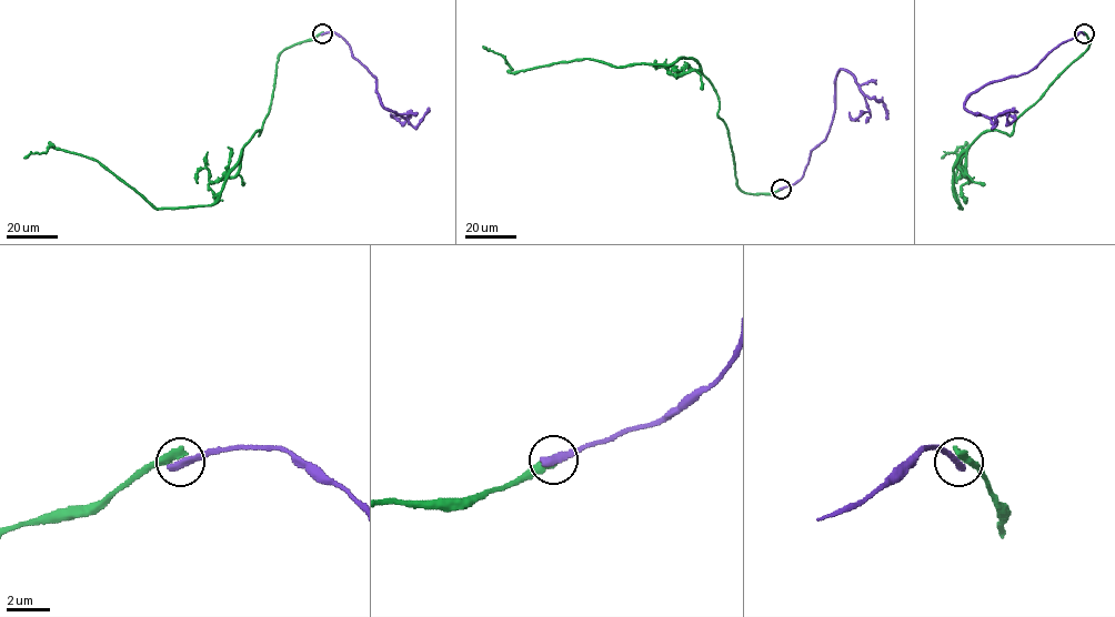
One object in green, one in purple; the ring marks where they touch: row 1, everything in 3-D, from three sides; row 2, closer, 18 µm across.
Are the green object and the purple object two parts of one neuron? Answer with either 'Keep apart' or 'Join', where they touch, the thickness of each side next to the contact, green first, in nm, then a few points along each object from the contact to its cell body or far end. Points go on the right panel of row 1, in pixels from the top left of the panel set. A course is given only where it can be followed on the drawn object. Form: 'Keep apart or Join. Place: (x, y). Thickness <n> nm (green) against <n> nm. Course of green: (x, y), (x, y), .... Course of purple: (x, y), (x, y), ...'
Keep apart. Place: (1084, 33). Thickness 480 nm (green) against 420 nm. Course of green: (1084, 33), (1087, 49), (1010, 134), (987, 130), (960, 154), (962, 208), (954, 178), (966, 144), (942, 158). Course of purple: (1084, 33), (965, 103), (974, 114), (1003, 114), (1011, 122), (1007, 114)

